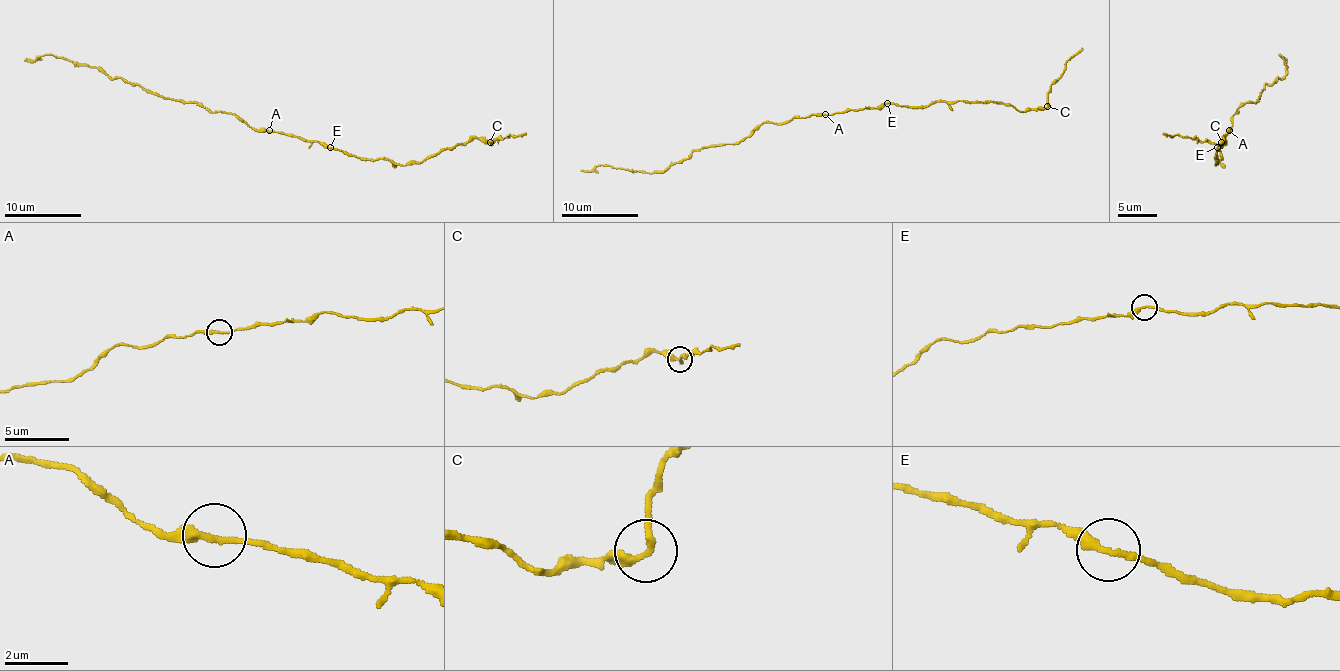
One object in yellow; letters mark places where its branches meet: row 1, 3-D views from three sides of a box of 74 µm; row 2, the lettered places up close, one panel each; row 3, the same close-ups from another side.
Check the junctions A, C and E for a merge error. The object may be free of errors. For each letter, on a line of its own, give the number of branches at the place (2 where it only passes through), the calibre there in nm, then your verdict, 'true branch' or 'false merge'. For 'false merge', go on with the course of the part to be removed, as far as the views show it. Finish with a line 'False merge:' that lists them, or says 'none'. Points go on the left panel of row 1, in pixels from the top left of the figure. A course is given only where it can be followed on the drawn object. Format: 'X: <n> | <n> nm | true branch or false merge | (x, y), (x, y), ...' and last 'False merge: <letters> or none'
A: 2 | 240 nm | true branch
C: 2 | 240 nm | false merge | (490, 142), (511, 134), (522, 136), (526, 132)
E: 2 | 280 nm | true branch
False merge: C

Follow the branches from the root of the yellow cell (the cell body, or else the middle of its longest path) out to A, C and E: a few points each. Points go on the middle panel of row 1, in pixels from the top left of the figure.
A: (841, 112), (825, 114)
C: (841, 112), (881, 109), (887, 103), (927, 107), (937, 101), (998, 101), (1019, 111), (1046, 107)
E: (841, 112), (881, 109), (887, 103)

